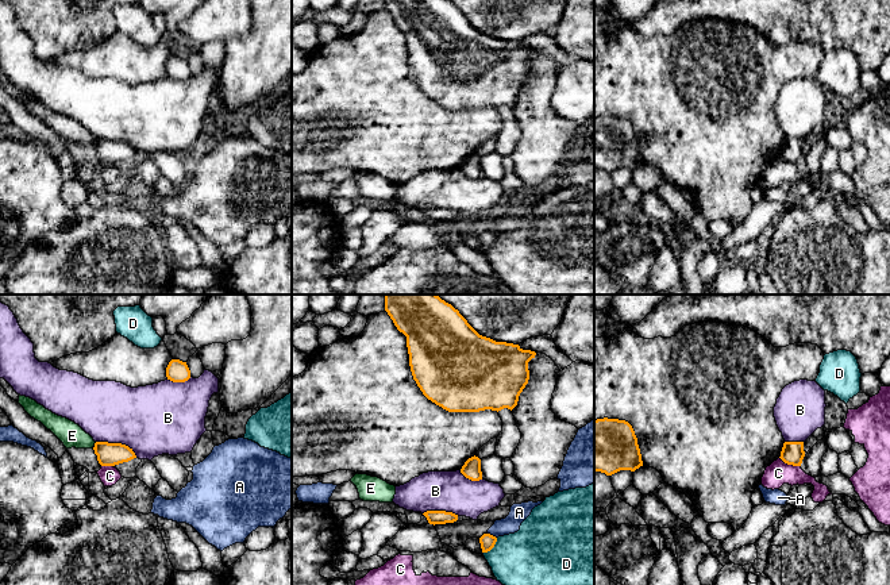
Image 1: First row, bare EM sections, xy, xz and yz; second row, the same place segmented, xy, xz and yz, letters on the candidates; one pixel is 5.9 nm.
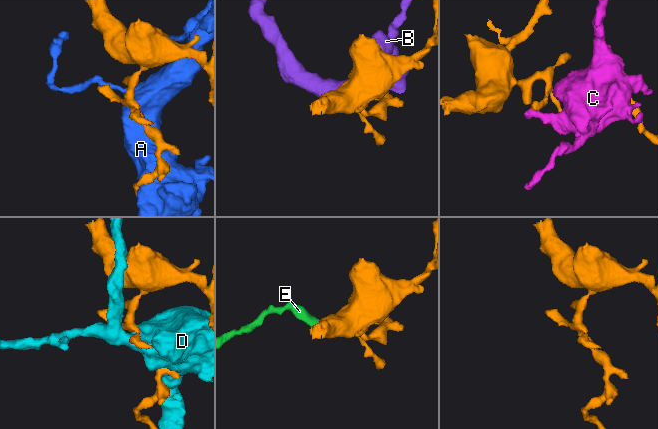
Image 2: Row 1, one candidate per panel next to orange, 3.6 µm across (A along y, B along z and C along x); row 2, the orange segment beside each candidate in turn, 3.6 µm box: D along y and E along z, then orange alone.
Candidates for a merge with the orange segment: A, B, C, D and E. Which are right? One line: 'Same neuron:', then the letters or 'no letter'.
Same neuron: no letter

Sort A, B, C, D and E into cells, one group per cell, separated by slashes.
A / B / C / D / E

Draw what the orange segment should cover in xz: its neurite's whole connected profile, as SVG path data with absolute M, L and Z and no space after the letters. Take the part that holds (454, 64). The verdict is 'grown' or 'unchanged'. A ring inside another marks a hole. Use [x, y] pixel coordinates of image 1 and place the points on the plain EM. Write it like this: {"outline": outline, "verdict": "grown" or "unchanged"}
{"outline": "M385 0L385 8L407 34L413 77L428 97L448 109L498 109L517 103L535 49L479 32L448 0Z", "verdict": "unchanged"}

